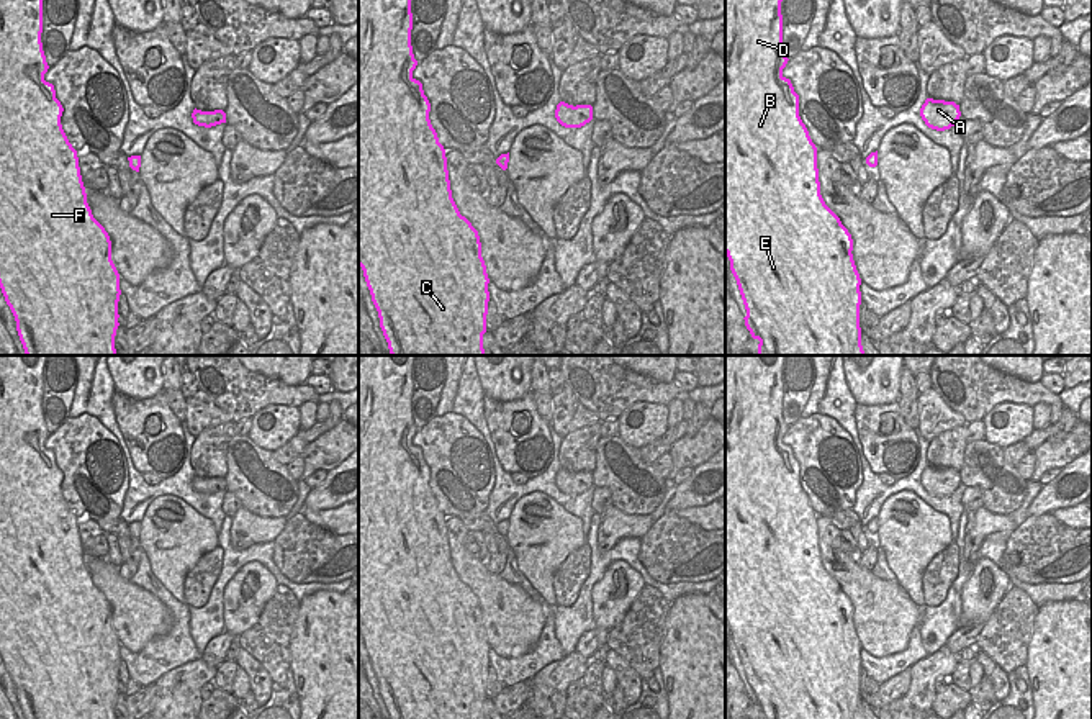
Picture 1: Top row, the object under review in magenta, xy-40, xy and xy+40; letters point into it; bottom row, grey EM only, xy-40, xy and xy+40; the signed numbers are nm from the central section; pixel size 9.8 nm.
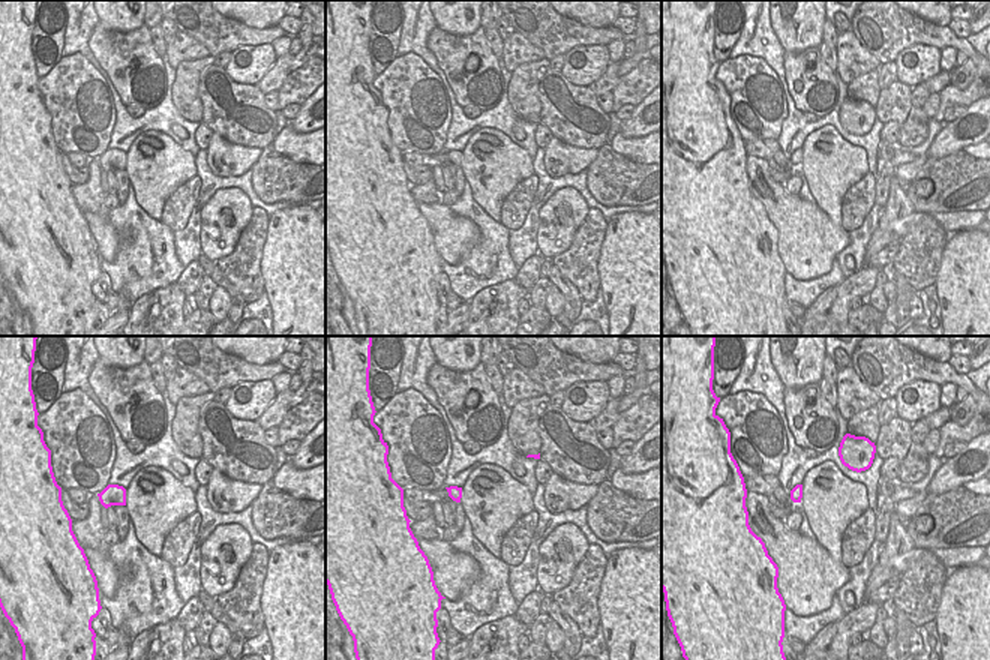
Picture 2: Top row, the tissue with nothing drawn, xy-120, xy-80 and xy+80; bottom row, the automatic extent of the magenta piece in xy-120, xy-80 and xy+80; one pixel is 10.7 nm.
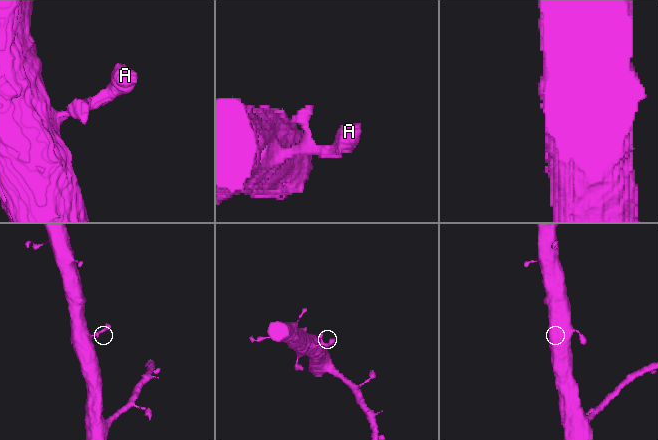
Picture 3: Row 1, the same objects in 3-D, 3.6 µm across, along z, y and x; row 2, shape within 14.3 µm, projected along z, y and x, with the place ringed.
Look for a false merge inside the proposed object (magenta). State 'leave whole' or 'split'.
leave whole

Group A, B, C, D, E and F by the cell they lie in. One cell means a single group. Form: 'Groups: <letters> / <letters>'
Groups: A B C D E F

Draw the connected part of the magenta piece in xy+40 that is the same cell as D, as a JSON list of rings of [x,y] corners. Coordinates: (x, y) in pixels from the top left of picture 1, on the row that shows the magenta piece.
[[[725,0],[725,254],[747,310],[745,326],[760,341],[758,355],[864,355],[860,328],[861,278],[851,254],[853,239],[820,195],[817,147],[799,116],[799,95],[783,75],[789,59],[783,52],[781,2]]]

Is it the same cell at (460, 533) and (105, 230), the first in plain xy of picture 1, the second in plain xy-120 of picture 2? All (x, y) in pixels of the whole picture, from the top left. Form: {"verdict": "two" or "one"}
{"verdict": "one"}

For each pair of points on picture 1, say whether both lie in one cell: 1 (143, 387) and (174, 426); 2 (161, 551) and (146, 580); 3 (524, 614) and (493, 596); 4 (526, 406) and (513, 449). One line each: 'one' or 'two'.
1: two
2: two
3: one
4: one

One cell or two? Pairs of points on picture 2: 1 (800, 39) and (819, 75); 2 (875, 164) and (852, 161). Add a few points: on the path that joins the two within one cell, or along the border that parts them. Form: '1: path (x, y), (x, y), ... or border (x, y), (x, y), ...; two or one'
1: border (818, 47), (785, 51); two
2: border (843, 138), (858, 144), (866, 152), (869, 170); two

